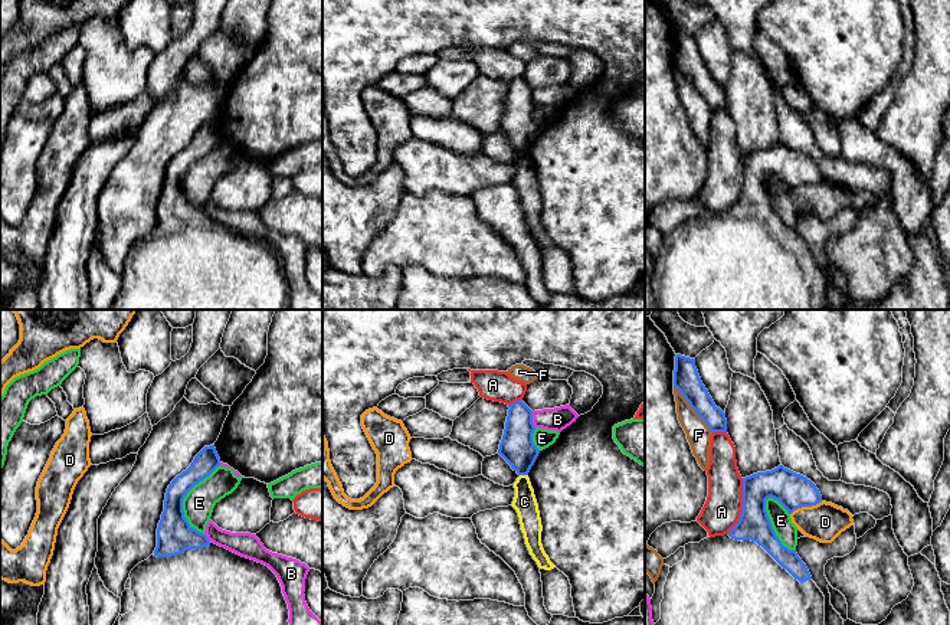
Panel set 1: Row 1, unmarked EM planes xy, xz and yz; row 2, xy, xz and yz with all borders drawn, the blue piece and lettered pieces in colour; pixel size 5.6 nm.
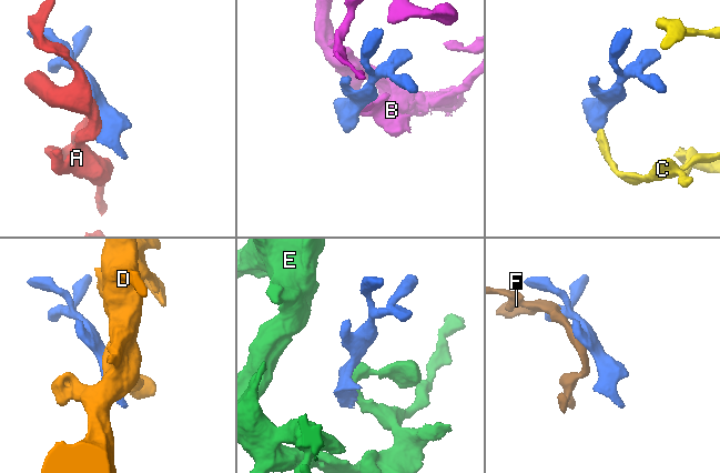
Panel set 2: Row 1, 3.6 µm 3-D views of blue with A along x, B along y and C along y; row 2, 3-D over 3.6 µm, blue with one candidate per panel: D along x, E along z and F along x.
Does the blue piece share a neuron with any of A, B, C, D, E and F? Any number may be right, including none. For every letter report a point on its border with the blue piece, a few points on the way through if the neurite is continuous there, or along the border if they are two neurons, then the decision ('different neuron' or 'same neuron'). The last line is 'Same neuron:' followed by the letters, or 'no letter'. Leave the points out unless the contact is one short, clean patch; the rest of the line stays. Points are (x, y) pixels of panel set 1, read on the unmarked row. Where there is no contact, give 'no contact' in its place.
A: meets blue in yz at (743, 183); different neuron
B: meets blue in xz at (531, 97); different neuron
C: meets blue in xz at (524, 151); border along xz (520, 151), (527, 153); different neuron
D: meets blue in yz at (806, 183); border along yz (822, 179), (813, 183), (798, 185), (790, 192); different neuron
E: meets blue in yz at (770, 203); different neuron
F: meets blue in yz at (693, 85); different neuron
Same neuron: no letter

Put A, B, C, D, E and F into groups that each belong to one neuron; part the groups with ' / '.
A / B / C / D / E / F

